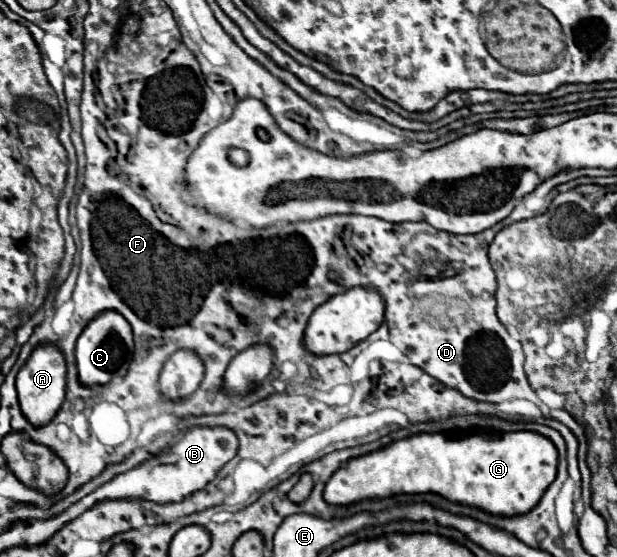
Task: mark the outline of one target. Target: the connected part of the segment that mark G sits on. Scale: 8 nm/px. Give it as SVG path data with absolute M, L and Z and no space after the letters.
M492 432L489 438L485 434L473 436L449 436L449 434L417 434L407 440L393 442L377 452L349 460L345 468L339 468L329 482L325 484L323 498L331 506L347 506L361 500L391 498L397 494L439 494L453 504L475 506L487 514L495 516L519 516L527 514L537 506L547 486L555 480L557 474L557 450L555 446L535 434L535 432Z

